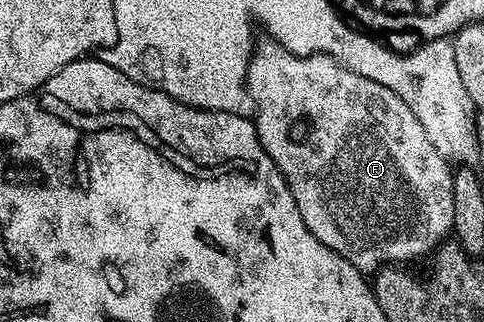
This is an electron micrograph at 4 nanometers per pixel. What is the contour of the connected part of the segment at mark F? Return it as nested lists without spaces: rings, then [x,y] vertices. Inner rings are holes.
[[[277,41],[266,42],[260,42],[254,48],[247,70],[247,88],[255,101],[253,122],[263,148],[289,185],[293,201],[297,201],[297,209],[301,209],[301,217],[305,225],[309,225],[313,237],[329,245],[329,249],[345,257],[345,261],[364,273],[374,273],[384,265],[407,265],[410,264],[410,259],[419,259],[422,255],[430,256],[452,234],[453,167],[441,153],[437,153],[437,149],[433,149],[433,141],[429,141],[425,129],[421,129],[421,121],[413,117],[413,109],[409,109],[409,105],[405,105],[405,101],[401,101],[401,97],[397,97],[393,89],[385,89],[385,85],[377,85],[377,81],[353,73],[348,67],[339,64],[332,55],[294,55]]]

